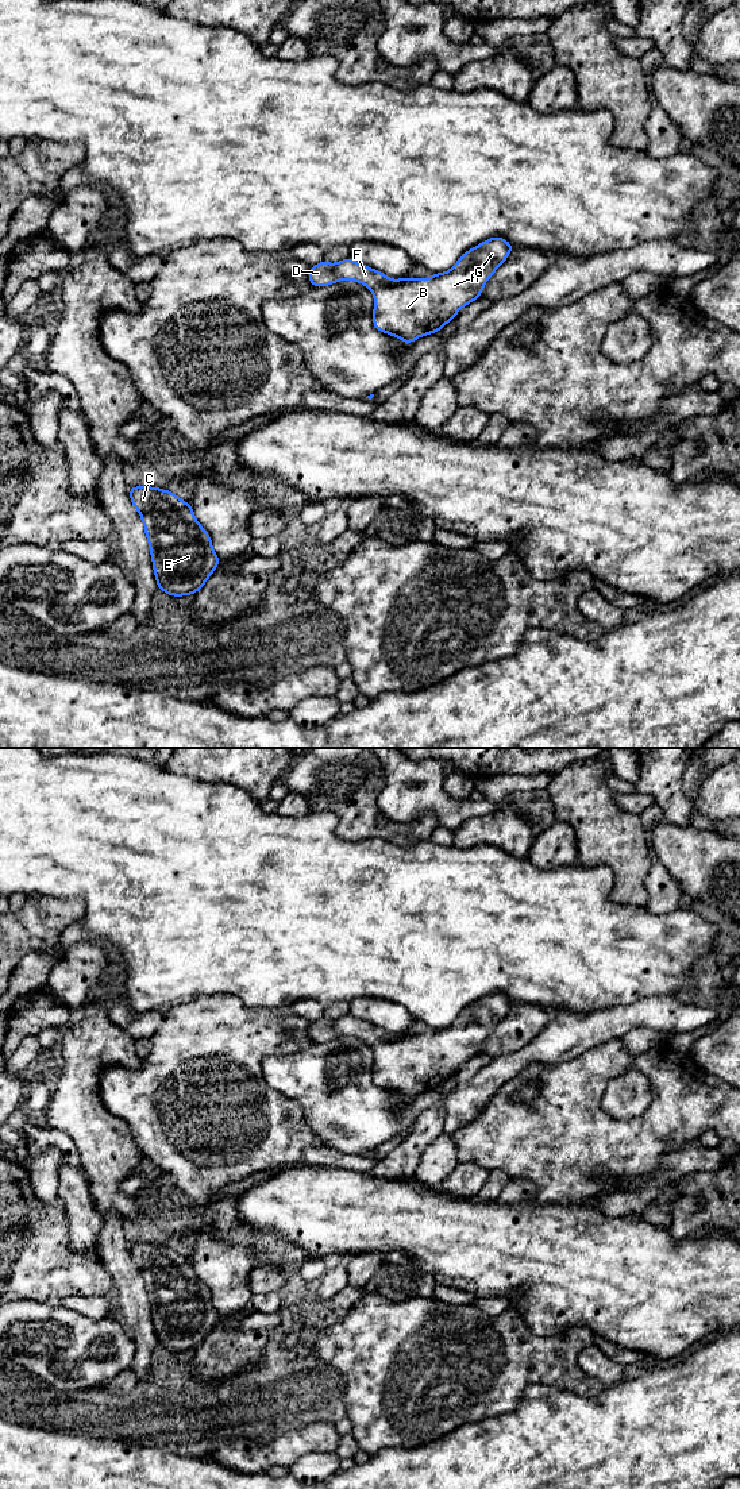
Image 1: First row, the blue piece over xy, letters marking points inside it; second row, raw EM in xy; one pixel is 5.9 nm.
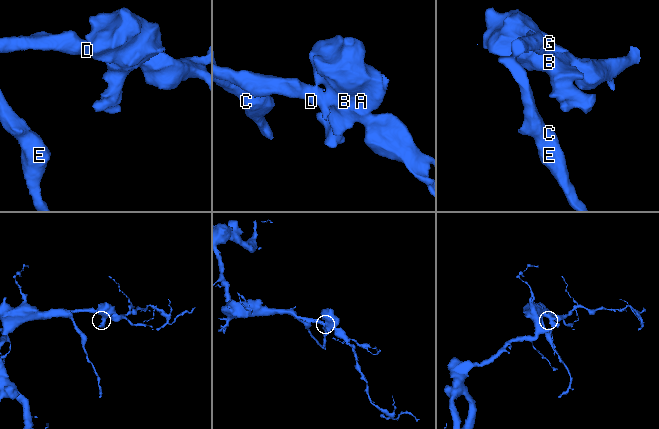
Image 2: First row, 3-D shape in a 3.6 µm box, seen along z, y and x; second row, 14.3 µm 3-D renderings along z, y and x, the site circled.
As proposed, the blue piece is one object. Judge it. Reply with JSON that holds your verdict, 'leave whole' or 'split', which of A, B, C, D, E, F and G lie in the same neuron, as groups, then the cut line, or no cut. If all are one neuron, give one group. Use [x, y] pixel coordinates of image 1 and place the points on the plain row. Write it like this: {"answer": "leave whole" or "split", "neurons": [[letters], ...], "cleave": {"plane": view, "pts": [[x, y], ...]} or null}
{"answer": "leave whole", "neurons": [["A", "B", "C", "D", "E", "F", "G"]], "cleave": null}

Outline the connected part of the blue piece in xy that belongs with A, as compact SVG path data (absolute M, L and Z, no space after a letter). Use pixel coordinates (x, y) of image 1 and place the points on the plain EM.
M494 992L467 1006L448 1027L417 1035L406 1033L392 1035L351 1014L336 1019L323 1017L311 1022L308 1035L315 1044L328 1042L339 1037L356 1037L365 1041L374 1053L373 1081L375 1085L409 1100L421 1092L436 1089L447 1079L454 1077L463 1062L479 1054L483 1042L506 1017L512 1006L513 1002L508 996Z

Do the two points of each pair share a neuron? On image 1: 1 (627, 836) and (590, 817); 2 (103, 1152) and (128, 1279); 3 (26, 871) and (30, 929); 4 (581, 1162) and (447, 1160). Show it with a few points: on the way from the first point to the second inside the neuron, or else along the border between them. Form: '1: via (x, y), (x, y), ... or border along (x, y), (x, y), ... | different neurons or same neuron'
1: via (617, 836), (611, 836), (600, 825) | same neuron
2: border along (101, 1214), (116, 1214), (123, 1221) | different neurons
3: border along (27, 895), (49, 895), (58, 899) | different neurons
4: border along (450, 1135), (455, 1144), (457, 1160), (459, 1162) | different neurons

